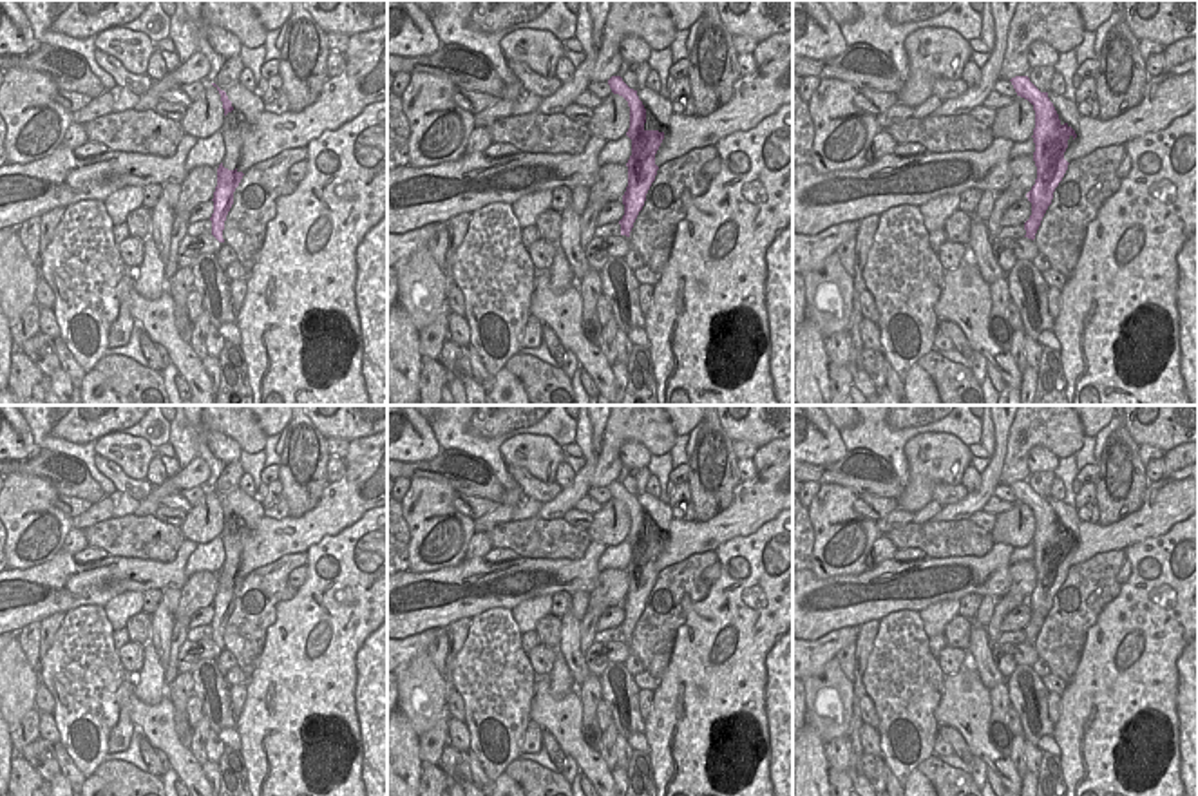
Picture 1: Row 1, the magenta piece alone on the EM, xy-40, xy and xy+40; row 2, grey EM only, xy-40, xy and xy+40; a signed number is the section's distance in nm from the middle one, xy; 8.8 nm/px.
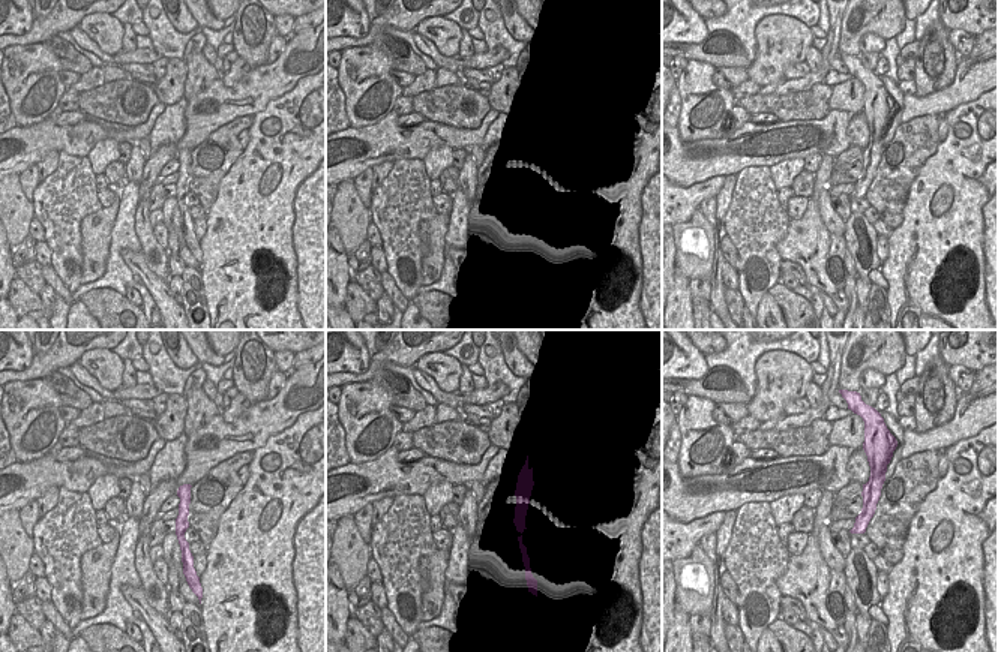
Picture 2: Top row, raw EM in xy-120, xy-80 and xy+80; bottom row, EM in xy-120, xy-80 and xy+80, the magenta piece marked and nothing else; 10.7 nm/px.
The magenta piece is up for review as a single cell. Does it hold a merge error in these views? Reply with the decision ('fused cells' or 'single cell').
fused cells

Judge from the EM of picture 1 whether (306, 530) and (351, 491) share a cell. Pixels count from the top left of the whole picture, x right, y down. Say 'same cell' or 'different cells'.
same cell

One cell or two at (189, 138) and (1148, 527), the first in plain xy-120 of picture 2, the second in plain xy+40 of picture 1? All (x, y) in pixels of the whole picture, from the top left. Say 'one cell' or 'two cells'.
one cell

